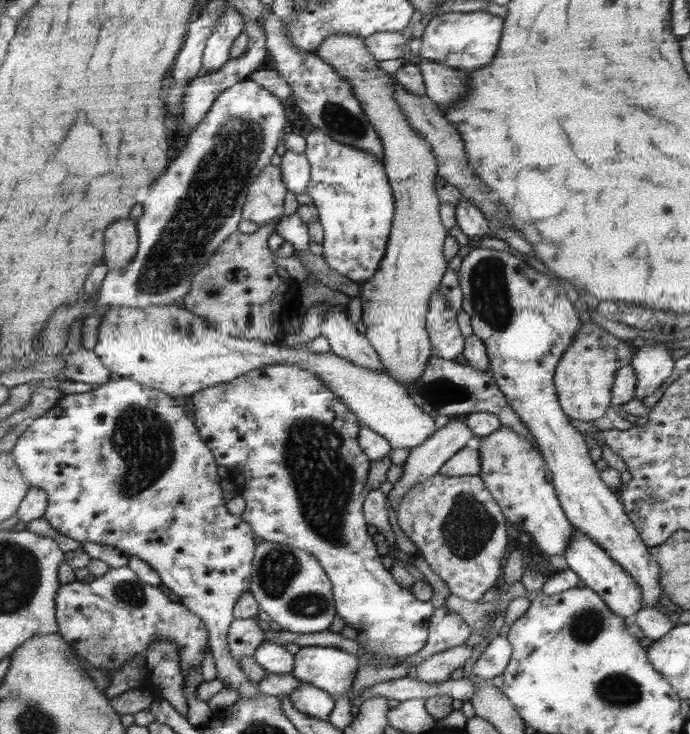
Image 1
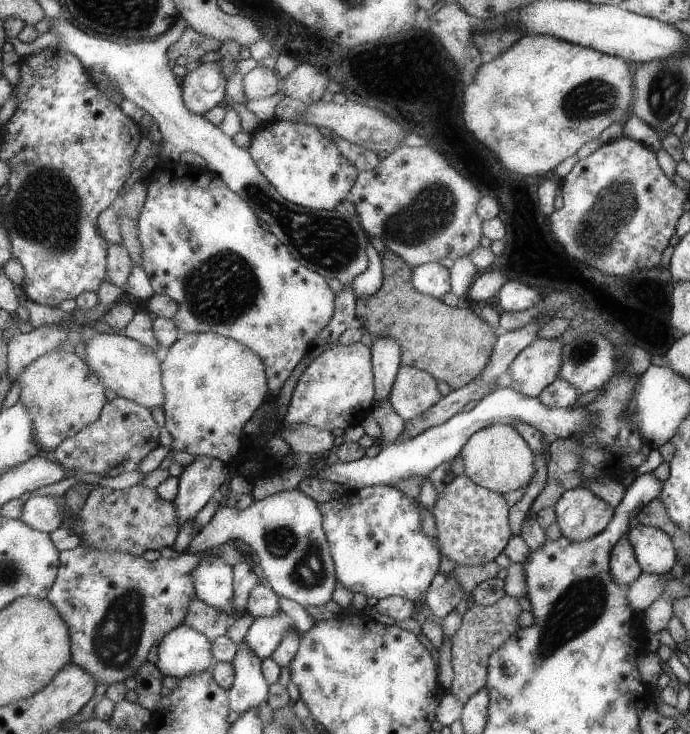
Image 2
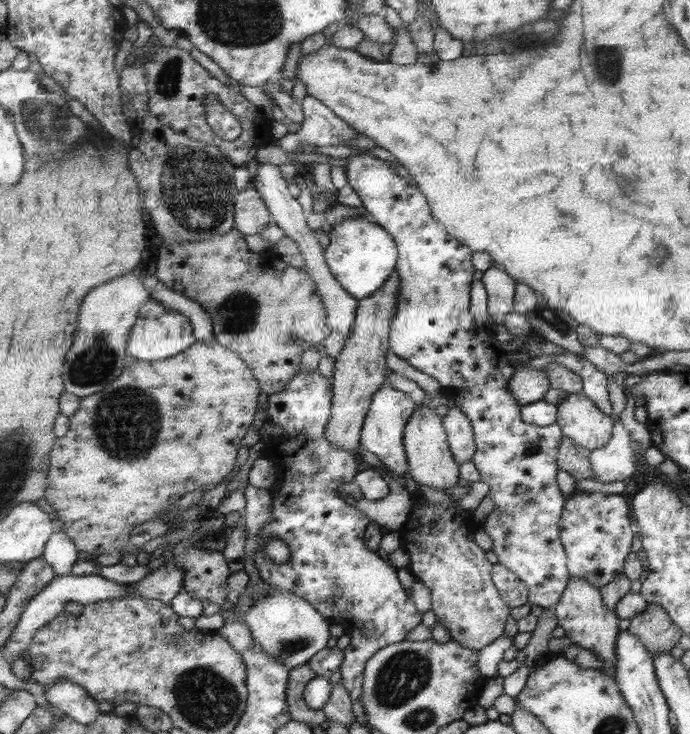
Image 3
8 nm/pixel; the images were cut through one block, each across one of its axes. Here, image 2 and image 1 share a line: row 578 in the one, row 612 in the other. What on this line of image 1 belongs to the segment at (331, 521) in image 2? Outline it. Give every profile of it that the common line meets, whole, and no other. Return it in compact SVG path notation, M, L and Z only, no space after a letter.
M285 363L256 368L238 376L236 379L230 380L228 383L213 385L194 392L190 399L193 402L192 412L194 413L193 418L196 420L196 428L201 427L201 436L212 451L216 463L228 469L226 481L234 484L235 493L245 502L245 508L240 517L251 526L253 533L263 541L287 544L303 549L304 552L311 553L323 566L324 572L332 583L332 596L335 599L336 614L342 618L341 620L343 620L346 627L356 630L357 638L355 641L363 647L363 650L366 650L366 656L358 658L361 659L361 664L378 667L385 666L387 663L390 665L398 664L397 659L404 659L404 656L415 655L417 651L420 651L428 639L428 624L431 622L434 608L429 601L419 602L409 594L409 590L403 590L391 578L391 573L387 572L383 568L383 564L379 562L383 558L377 556L373 540L365 532L365 520L363 520L363 514L361 514L361 504L363 504L363 496L370 491L367 484L367 472L371 461L359 445L360 424L355 413L348 408L348 405L345 405L340 397L333 393L320 377L316 376L316 373L300 368L300 365L297 364Z

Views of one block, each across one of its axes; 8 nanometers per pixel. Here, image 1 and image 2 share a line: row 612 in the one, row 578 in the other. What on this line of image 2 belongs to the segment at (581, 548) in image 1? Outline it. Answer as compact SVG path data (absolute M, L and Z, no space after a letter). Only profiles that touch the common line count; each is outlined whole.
M626 532L613 545L609 566L610 575L616 583L631 584L640 574L640 564L634 555L634 548Z

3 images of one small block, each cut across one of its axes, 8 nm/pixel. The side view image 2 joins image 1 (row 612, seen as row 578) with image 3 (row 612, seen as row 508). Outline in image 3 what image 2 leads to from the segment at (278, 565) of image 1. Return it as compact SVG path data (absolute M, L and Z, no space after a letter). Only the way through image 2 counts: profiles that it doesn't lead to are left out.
M271 587L266 592L265 598L253 603L243 616L233 609L218 610L218 612L225 625L245 623L261 650L289 669L306 664L316 652L326 647L325 643L331 638L328 620L321 616L309 601L279 587Z

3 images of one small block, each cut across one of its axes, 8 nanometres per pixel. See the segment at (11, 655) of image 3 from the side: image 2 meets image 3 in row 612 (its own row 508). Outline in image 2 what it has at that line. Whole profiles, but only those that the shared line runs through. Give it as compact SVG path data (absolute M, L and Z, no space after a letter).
M49 495L29 498L24 504L19 519L38 531L49 534L62 523L60 506L54 498Z

